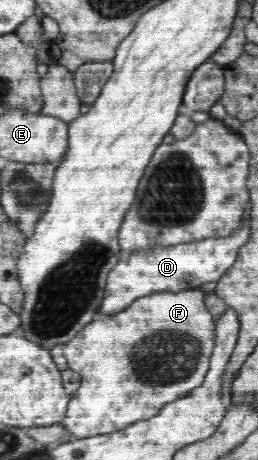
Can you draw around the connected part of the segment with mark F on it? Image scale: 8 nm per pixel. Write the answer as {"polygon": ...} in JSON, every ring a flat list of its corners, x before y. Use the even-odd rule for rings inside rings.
{"polygon":[[199,288,173,293,153,292,137,298,124,310,113,315,96,315,64,346,68,368,82,377,80,388,71,396,66,418,60,423,69,430,73,440,110,434,130,427,130,424,157,416,162,406,182,399,202,386,215,345,214,316,204,305,204,293]]}

